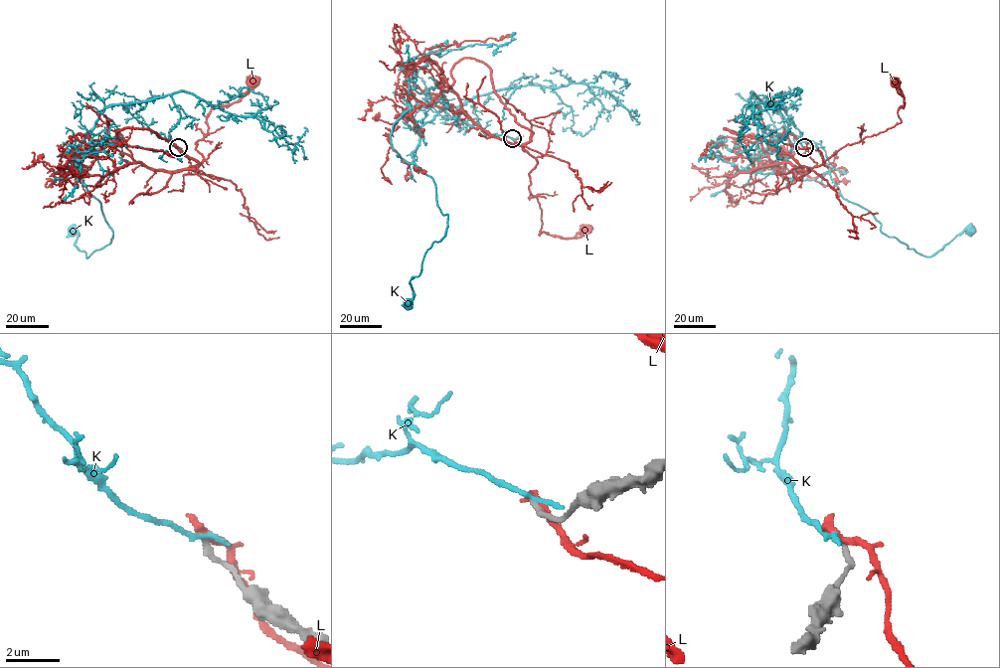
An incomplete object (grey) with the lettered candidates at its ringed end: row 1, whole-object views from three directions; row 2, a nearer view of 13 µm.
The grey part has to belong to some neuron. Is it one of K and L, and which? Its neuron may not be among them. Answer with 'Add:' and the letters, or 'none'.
Add: none

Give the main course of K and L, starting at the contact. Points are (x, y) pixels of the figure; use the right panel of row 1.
K: (804, 147), (773, 105), (793, 135), (814, 144), (842, 197), (888, 236), (929, 256), (969, 230)
L: (805, 148), (820, 165), (847, 144), (900, 123), (898, 109), (905, 100), (894, 82)

